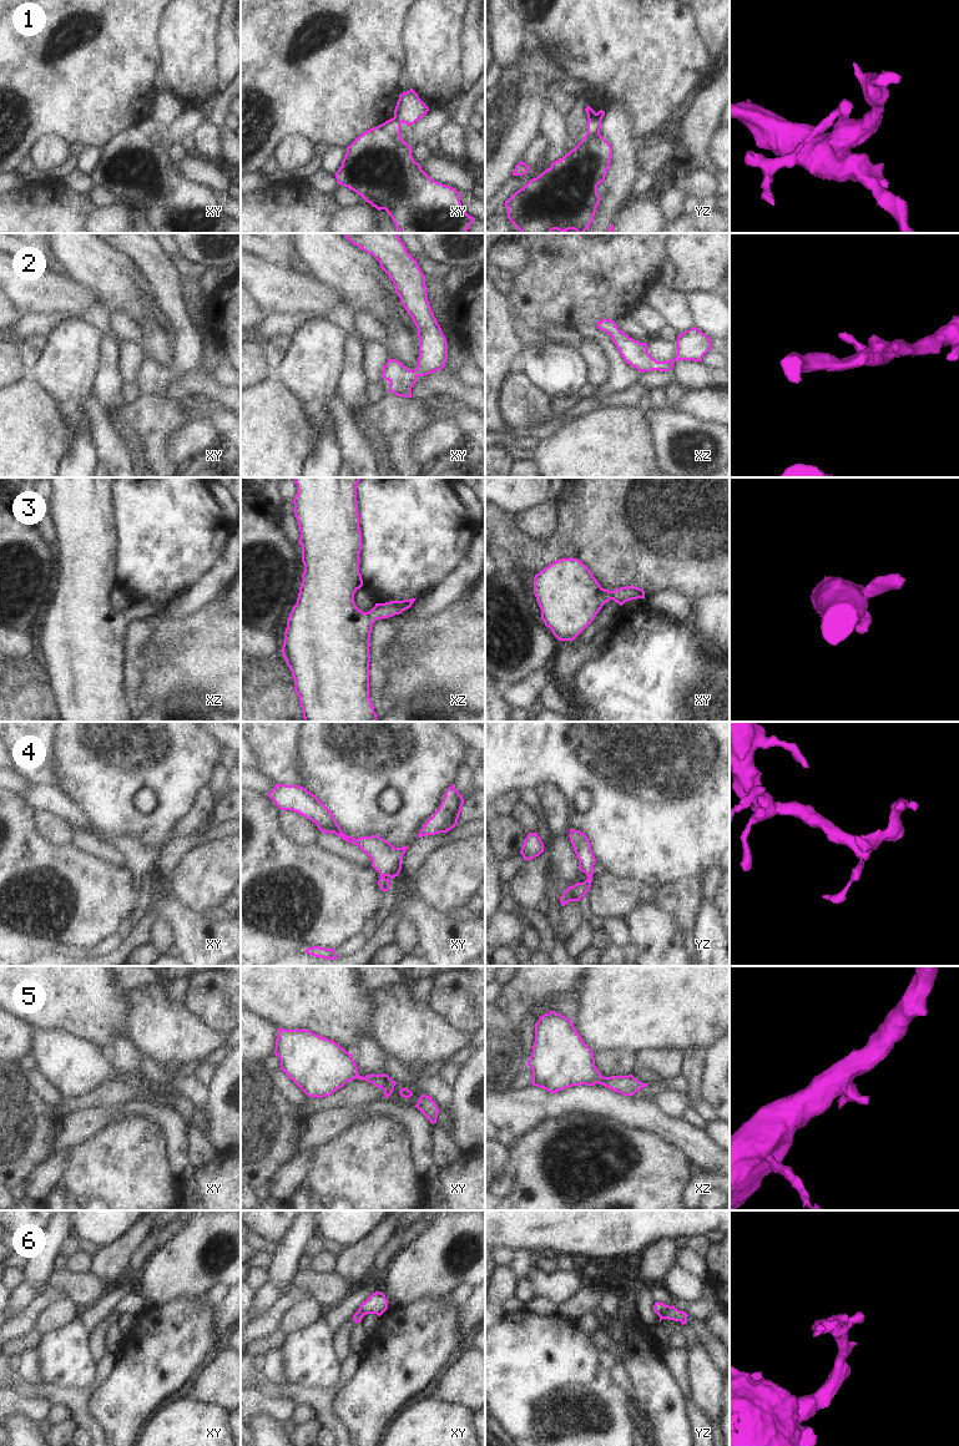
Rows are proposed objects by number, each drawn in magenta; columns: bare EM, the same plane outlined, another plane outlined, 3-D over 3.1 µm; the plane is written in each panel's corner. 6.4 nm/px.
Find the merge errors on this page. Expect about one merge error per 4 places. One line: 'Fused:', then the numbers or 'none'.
Fused: 1, 6

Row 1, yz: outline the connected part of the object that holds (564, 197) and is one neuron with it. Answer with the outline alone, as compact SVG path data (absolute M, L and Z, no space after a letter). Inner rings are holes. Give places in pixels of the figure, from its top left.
M589 120L586 135L574 150L505 202L508 218L521 233L551 233L554 229L584 233L590 227L600 203L597 186L605 181L612 157L612 147L600 135L600 128L601 121Z

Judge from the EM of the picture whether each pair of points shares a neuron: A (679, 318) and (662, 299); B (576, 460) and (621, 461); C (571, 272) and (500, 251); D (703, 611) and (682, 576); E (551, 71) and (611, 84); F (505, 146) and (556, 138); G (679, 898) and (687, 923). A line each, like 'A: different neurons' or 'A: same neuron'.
A: same neuron
B: same neuron
C: different neurons
D: different neurons
E: different neurons
F: different neurons
G: same neuron

